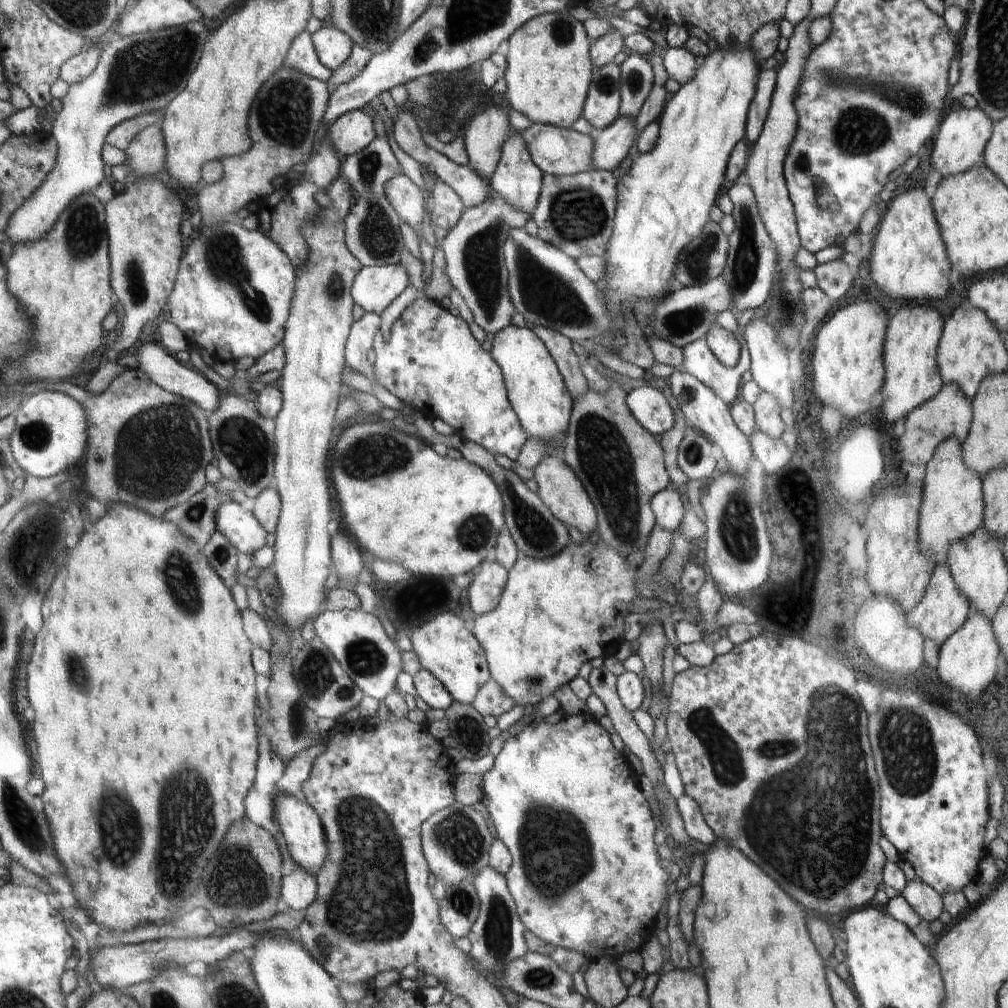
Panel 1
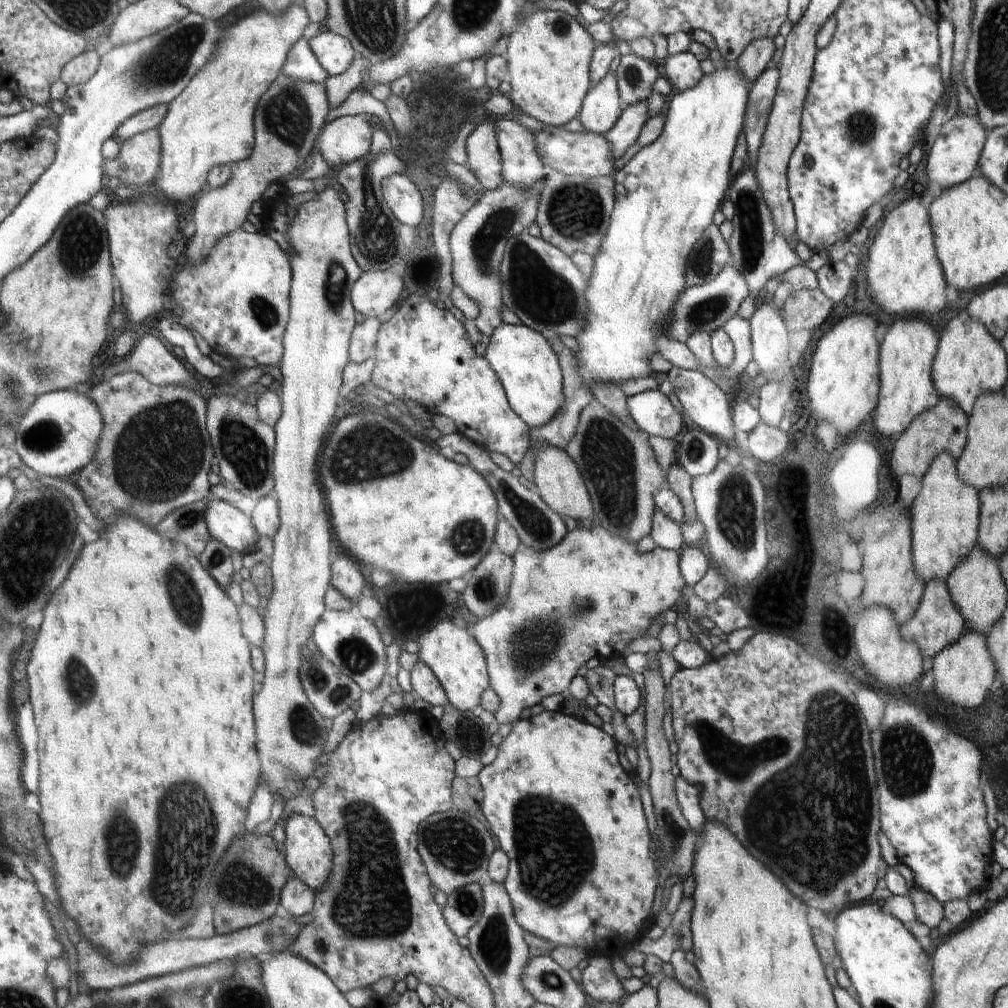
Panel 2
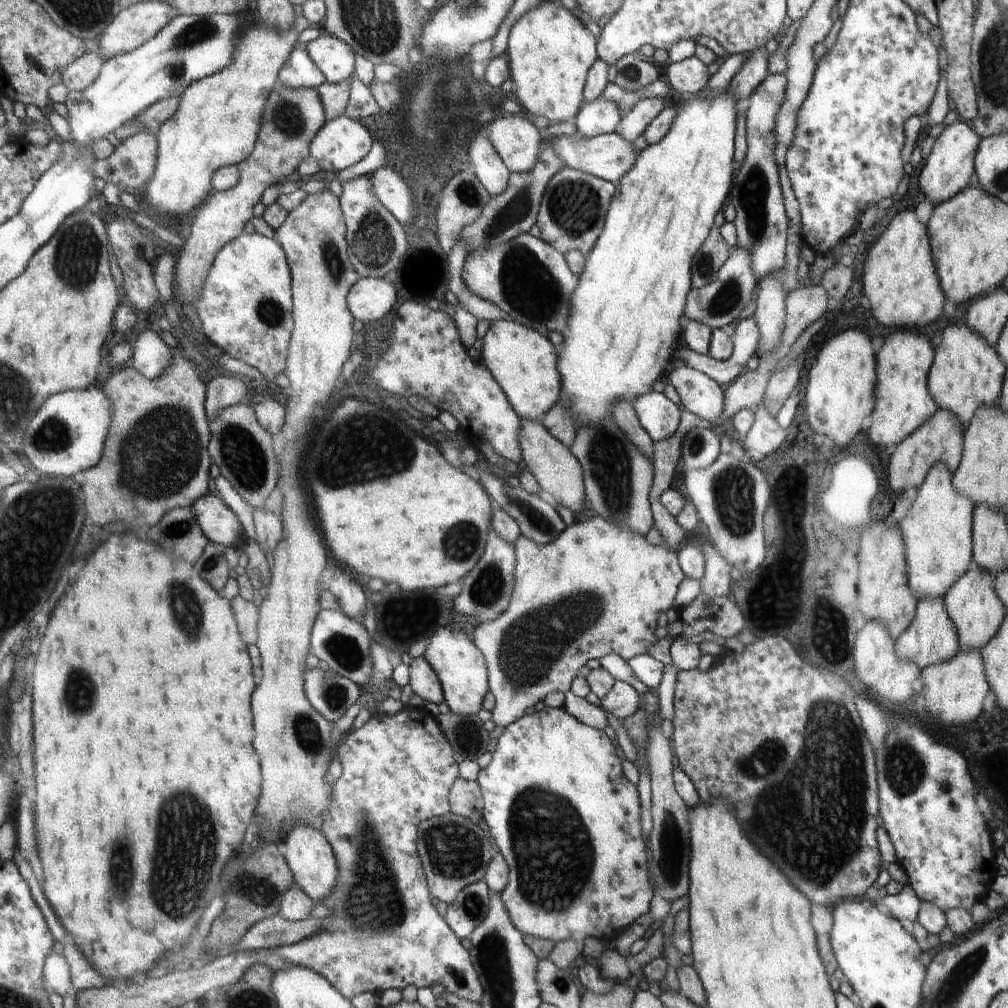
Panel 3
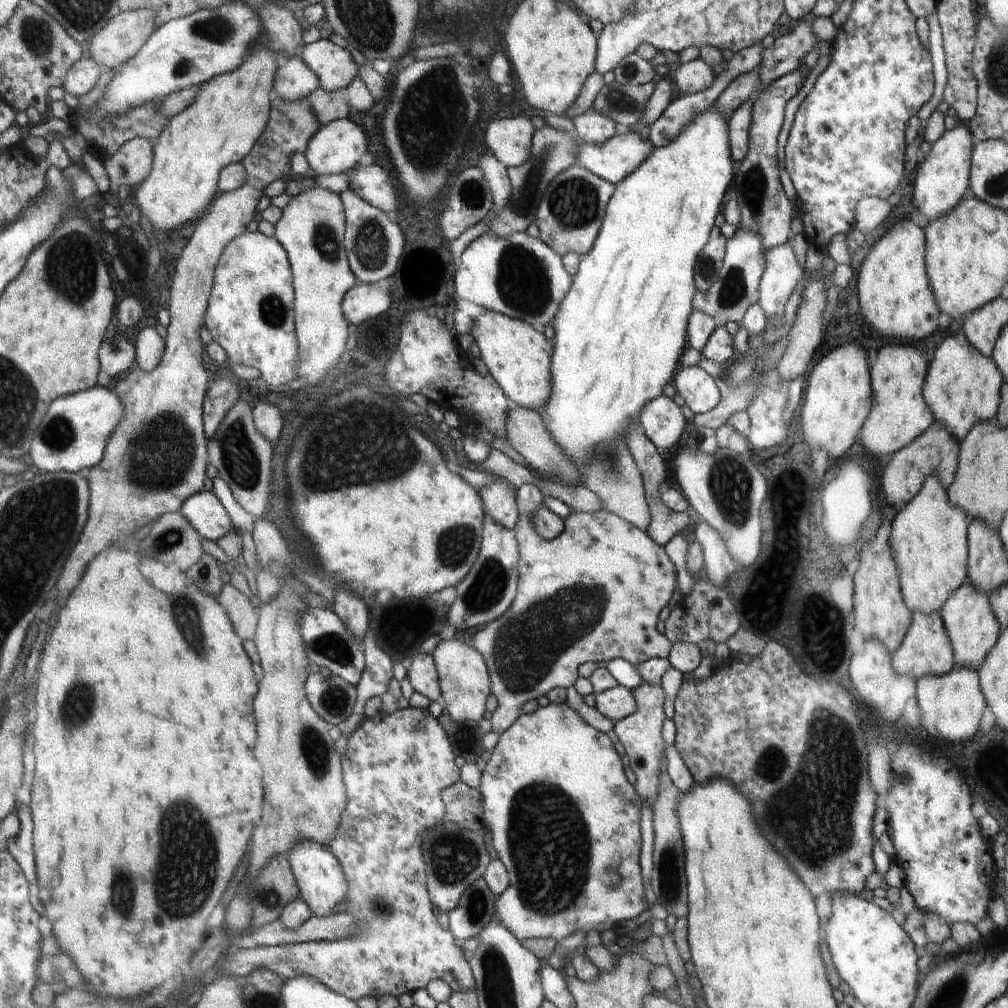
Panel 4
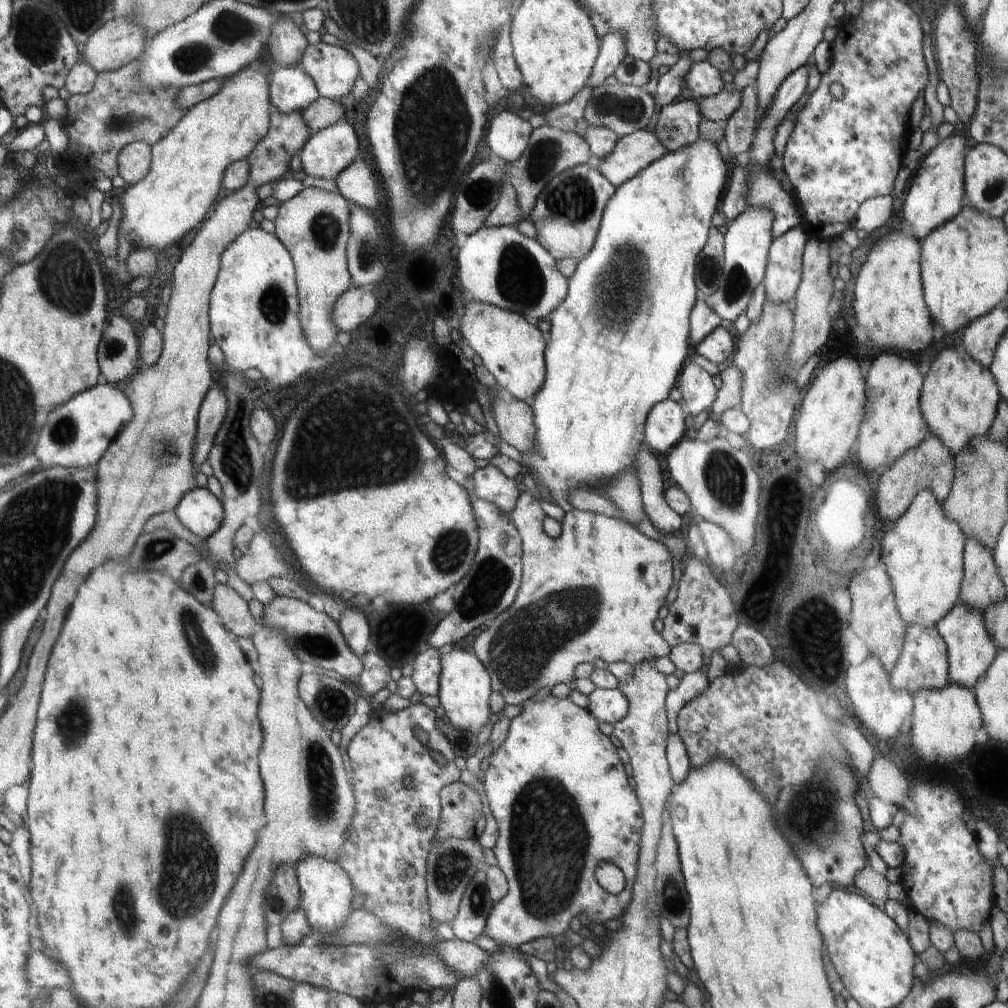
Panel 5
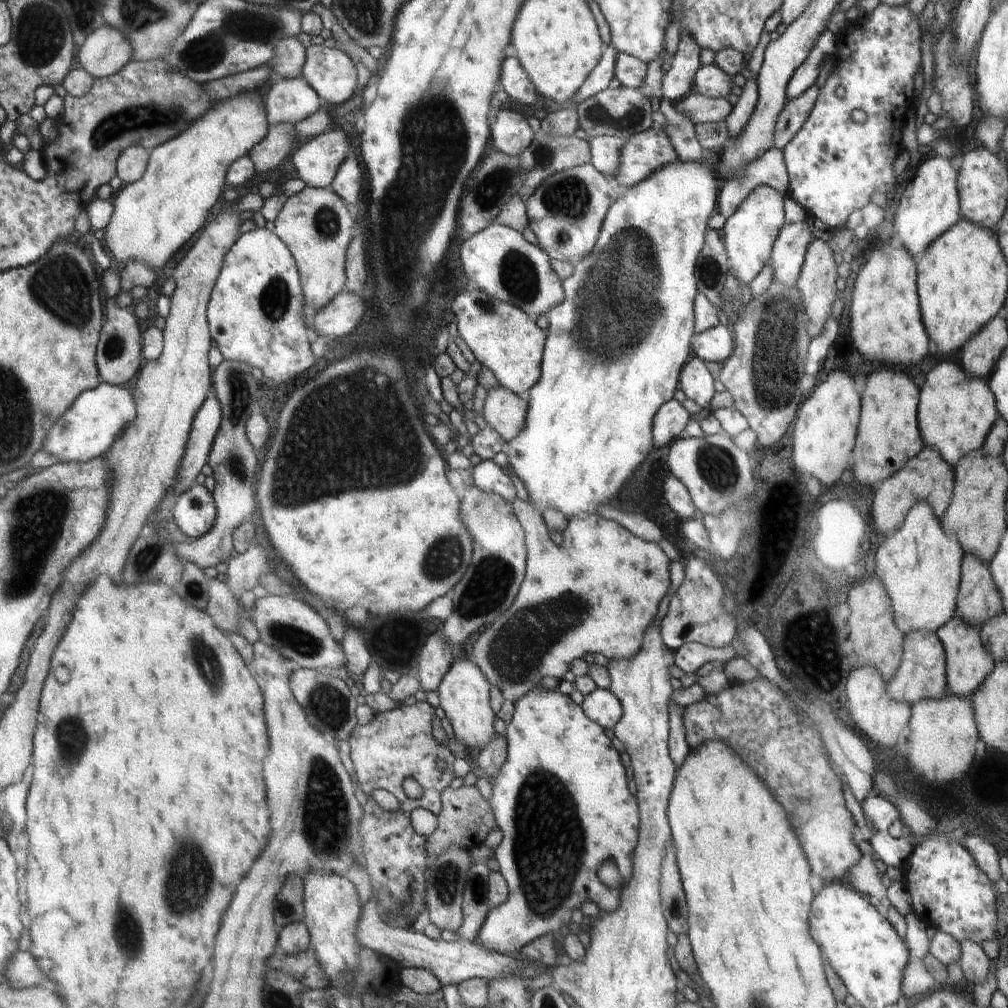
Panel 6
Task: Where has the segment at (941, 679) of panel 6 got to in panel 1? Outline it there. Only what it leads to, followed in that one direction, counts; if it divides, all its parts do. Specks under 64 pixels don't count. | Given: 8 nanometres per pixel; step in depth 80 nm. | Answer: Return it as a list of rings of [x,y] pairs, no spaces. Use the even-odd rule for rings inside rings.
[[[946,564],[944,567],[936,567],[933,570],[932,580],[929,582],[923,600],[912,613],[908,613],[905,617],[911,627],[921,631],[922,638],[930,638],[939,649],[965,624],[969,616],[969,608],[970,604],[967,598],[958,590],[957,583],[953,580],[952,571]]]

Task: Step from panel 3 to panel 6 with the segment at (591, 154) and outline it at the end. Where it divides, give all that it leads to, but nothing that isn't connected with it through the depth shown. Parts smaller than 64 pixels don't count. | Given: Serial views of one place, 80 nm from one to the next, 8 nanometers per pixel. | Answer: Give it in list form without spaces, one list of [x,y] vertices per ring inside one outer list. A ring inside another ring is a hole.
[[[658,126],[628,136],[624,144],[621,170],[618,170],[613,179],[619,190],[637,186],[656,170],[661,170],[668,164],[676,164],[679,160],[669,136]]]

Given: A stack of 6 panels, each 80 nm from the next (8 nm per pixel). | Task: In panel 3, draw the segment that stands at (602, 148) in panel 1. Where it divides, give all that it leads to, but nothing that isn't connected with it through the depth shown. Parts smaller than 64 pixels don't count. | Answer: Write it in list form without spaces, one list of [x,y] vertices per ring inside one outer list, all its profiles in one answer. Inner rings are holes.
[[[662,97],[640,100],[632,108],[632,111],[622,118],[622,130],[618,134],[622,135],[623,139],[634,142],[664,109],[664,99]]]

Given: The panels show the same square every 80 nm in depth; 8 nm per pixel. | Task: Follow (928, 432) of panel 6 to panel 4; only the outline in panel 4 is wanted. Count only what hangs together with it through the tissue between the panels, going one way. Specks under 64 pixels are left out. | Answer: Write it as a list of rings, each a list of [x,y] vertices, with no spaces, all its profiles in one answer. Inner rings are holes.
[[[948,336],[934,352],[930,362],[929,376],[925,383],[925,400],[933,408],[937,422],[942,422],[948,427],[958,443],[962,443],[969,431],[978,422],[988,422],[994,420],[1000,406],[1000,392],[1004,387],[1005,376],[1002,375],[1001,368],[994,363],[990,355],[982,354],[980,350],[969,342],[968,338],[958,340],[954,336]]]

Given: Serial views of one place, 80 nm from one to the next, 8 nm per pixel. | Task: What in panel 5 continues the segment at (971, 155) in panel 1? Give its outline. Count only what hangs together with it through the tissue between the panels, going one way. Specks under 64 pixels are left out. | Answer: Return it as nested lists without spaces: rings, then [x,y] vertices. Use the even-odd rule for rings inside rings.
[[[951,135],[940,139],[936,148],[928,155],[924,155],[921,161],[914,166],[916,178],[914,187],[908,190],[904,205],[902,206],[902,218],[907,231],[922,243],[924,238],[937,230],[938,226],[946,224],[957,217],[962,210],[962,198],[964,198],[964,136]]]

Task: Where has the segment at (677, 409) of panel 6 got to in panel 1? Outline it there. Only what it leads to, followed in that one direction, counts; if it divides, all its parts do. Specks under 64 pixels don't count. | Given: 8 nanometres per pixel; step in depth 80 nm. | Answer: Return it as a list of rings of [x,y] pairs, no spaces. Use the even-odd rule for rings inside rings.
[[[650,385],[638,387],[628,395],[630,412],[656,438],[668,433],[675,424],[675,412],[664,394]]]

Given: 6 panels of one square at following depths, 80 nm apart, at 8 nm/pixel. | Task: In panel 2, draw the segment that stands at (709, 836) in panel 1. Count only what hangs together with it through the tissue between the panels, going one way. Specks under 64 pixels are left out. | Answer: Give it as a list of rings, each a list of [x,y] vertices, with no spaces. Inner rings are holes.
[[[680,775],[675,777],[674,782],[675,793],[685,819],[697,836],[700,836],[701,828],[706,820],[699,803],[699,792],[694,785],[687,783]]]

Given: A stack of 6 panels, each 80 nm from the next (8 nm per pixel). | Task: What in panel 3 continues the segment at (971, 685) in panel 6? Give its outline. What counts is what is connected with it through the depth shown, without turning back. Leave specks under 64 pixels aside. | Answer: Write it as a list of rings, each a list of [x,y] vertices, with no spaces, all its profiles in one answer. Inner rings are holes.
[[[972,565],[964,577],[948,590],[943,598],[946,612],[953,620],[960,638],[960,650],[980,651],[997,636],[1007,615],[1005,605],[1001,603],[993,589],[994,575],[983,571],[978,565]]]

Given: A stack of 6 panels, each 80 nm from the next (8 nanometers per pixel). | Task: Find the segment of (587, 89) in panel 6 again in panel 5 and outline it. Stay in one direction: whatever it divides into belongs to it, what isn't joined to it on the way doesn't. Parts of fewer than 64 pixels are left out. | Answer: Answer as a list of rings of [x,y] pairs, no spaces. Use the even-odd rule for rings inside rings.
[[[621,31],[608,32],[603,37],[601,54],[598,54],[598,61],[593,67],[587,86],[597,88],[603,81],[616,74],[618,66],[625,60],[628,50],[625,48],[625,35]]]

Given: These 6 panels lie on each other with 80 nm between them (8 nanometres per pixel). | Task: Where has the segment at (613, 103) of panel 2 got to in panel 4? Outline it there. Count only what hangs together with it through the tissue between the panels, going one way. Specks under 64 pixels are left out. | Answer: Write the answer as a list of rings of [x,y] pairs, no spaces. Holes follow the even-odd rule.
[[[588,110],[583,116],[573,120],[574,135],[586,145],[604,145],[615,135],[615,123],[610,116],[598,115]]]

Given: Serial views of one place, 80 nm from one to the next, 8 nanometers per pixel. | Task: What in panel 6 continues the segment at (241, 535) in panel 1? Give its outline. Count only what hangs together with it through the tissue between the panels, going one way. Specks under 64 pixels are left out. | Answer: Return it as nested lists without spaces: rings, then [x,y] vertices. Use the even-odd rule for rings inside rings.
[[[197,484],[178,500],[173,511],[178,527],[190,538],[206,537],[218,522],[218,502],[206,486]]]

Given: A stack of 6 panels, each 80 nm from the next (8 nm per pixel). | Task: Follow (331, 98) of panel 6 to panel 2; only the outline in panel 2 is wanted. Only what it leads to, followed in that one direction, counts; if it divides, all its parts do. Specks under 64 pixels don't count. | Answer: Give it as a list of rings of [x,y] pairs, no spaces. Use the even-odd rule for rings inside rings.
[[[332,31],[319,32],[309,40],[310,48],[328,76],[341,75],[353,64],[356,51],[351,42]]]

